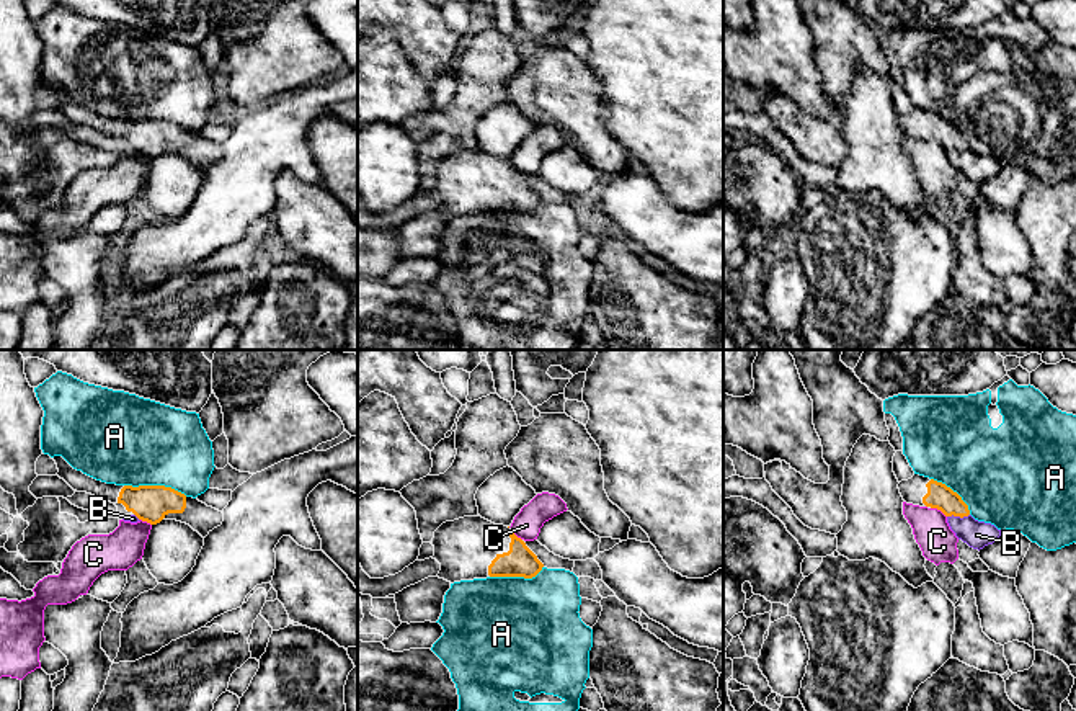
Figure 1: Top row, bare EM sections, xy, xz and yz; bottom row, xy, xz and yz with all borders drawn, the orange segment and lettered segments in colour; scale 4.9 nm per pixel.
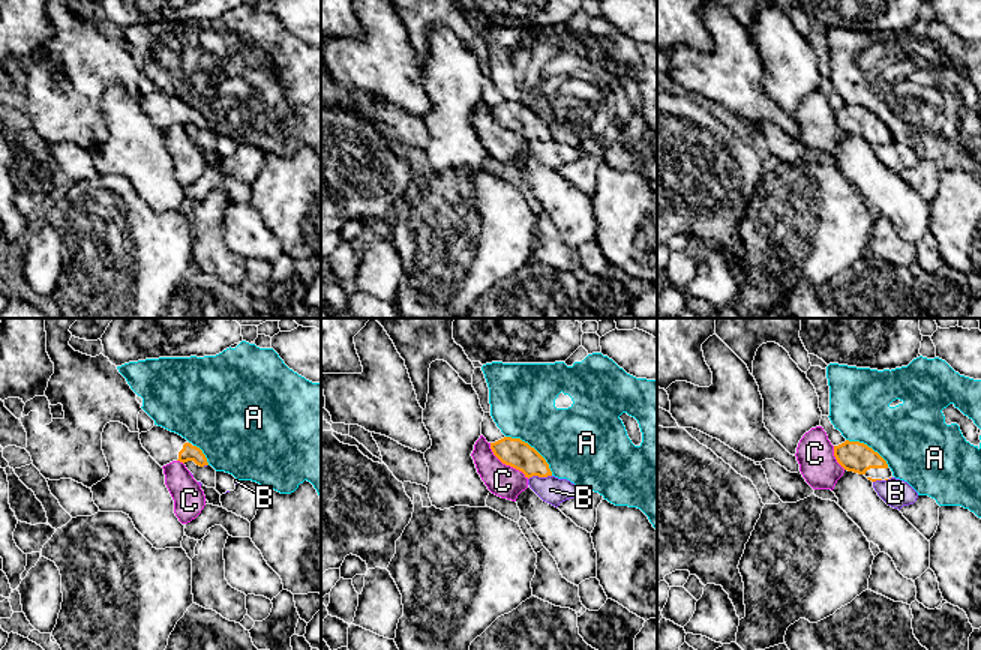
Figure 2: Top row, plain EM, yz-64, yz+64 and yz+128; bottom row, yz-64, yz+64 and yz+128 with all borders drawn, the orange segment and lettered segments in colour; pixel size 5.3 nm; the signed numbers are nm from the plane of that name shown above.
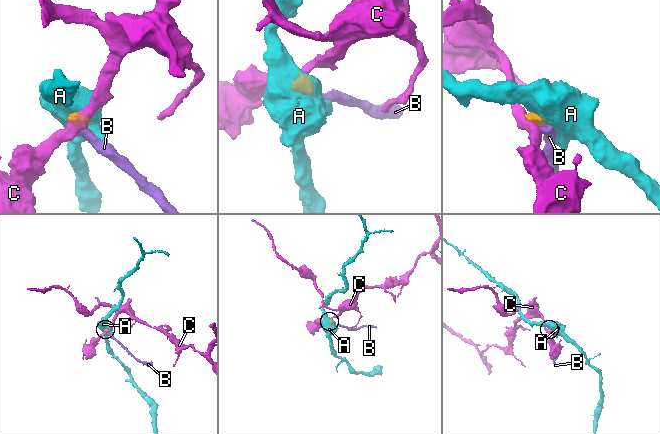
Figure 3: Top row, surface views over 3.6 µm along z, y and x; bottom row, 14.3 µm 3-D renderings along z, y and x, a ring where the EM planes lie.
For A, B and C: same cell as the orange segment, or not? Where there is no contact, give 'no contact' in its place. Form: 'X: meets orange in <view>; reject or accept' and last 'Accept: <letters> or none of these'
A: meets orange in xy; reject
B: meets orange in yz; reject
C: meets orange in yz; reject
Accept: none of these

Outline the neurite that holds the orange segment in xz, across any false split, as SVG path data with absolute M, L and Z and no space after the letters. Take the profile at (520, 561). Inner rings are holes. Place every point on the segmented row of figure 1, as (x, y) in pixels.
M464 516L442 523L433 543L441 564L436 577L451 584L487 577L536 577L544 564L511 528Z

